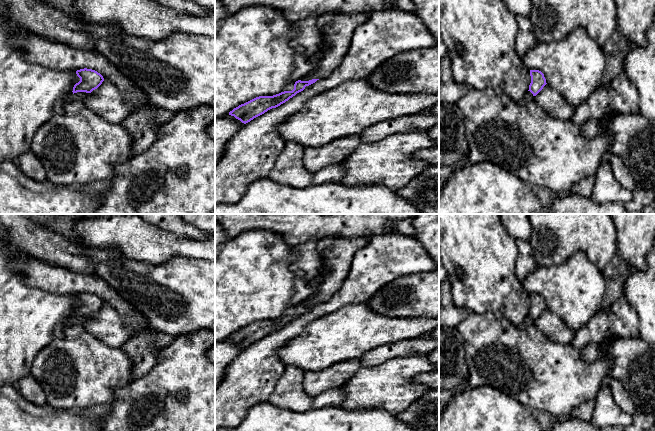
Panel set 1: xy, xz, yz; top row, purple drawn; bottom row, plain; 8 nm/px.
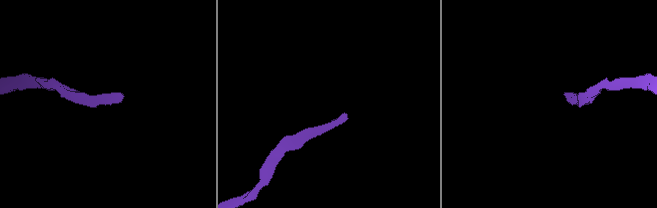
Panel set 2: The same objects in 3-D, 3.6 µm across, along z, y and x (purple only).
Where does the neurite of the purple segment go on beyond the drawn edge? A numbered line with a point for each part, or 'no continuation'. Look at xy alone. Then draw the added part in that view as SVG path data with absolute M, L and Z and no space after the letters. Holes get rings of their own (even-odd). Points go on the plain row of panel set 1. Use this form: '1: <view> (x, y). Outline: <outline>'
1: xy (79, 320). Outline: M77 316L72 318L68 324L70 325L82 325L88 317L86 316Z

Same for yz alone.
1: yz (528, 320). Outline: M528 315L521 324L515 326L519 329L524 329L527 326L533 324L533 322L534 322L533 318L530 315Z

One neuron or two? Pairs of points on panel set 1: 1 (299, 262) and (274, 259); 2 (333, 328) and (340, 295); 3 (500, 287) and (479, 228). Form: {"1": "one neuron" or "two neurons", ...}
{"1": "two neurons", "2": "two neurons", "3": "one neuron"}

